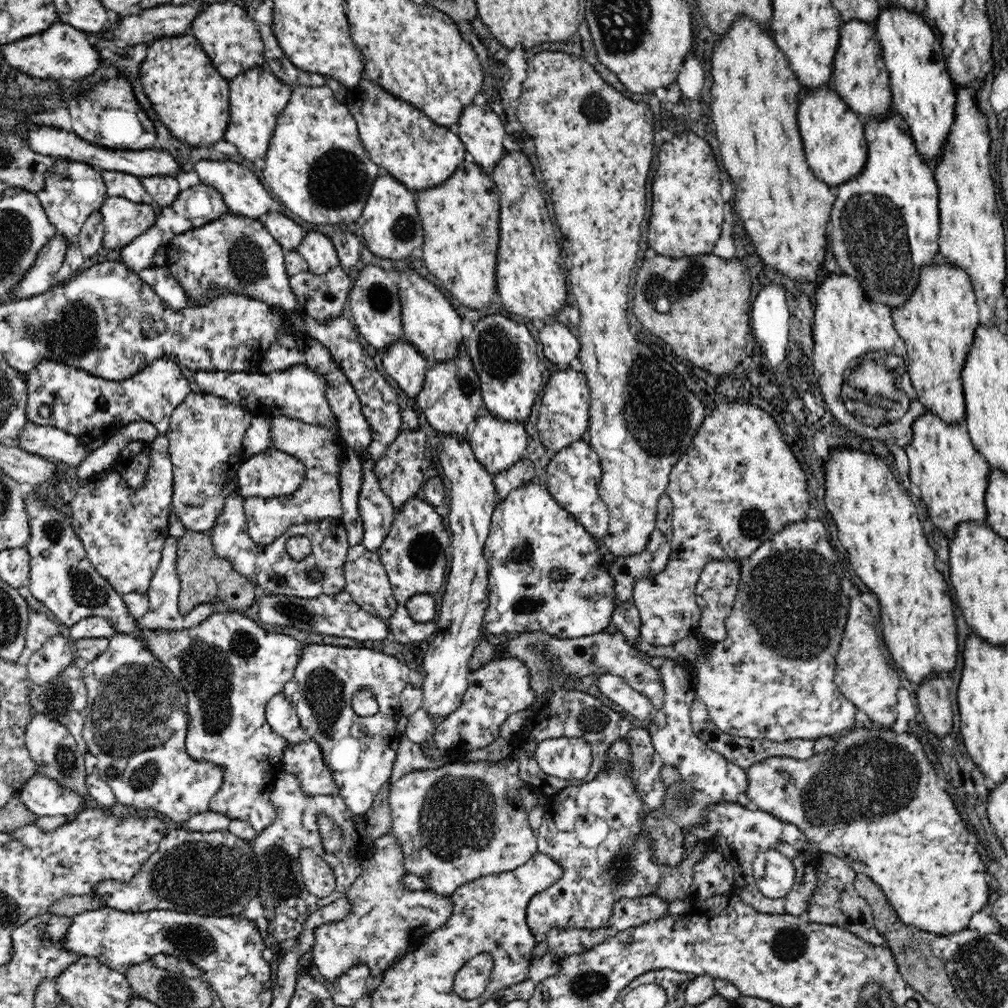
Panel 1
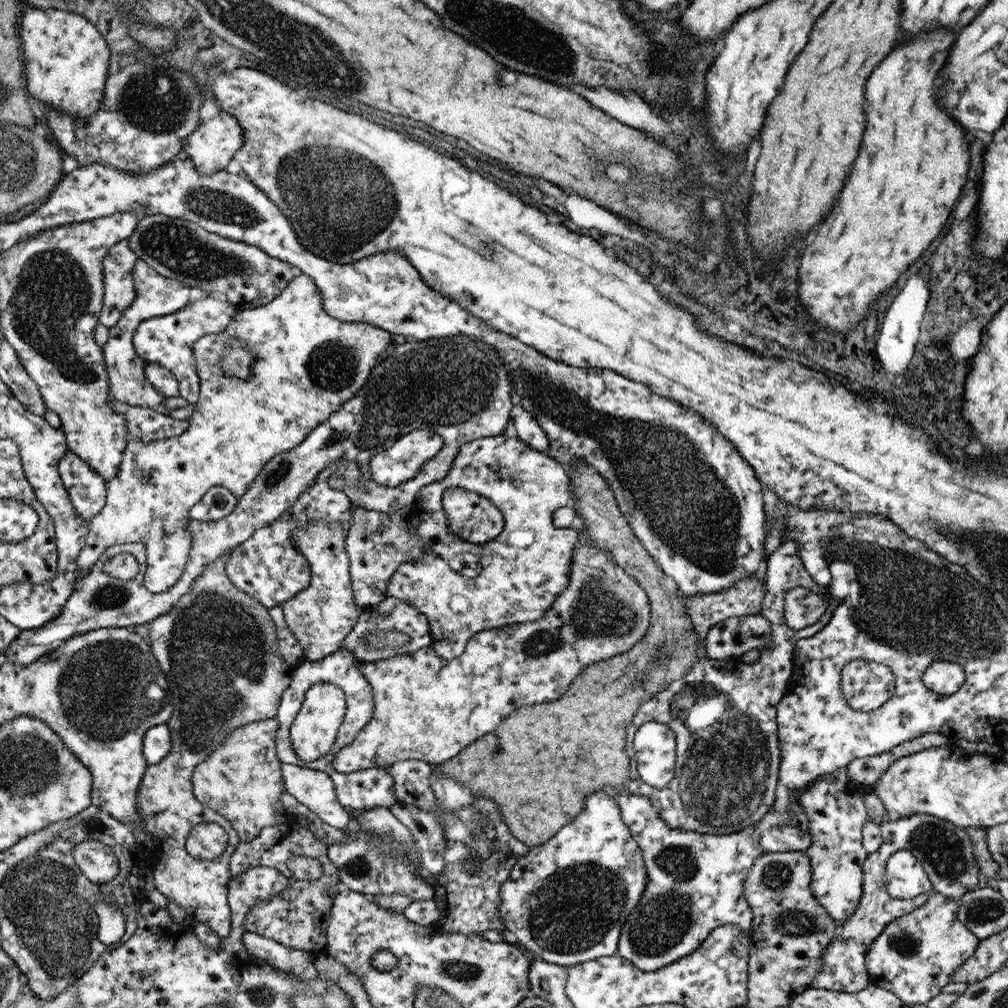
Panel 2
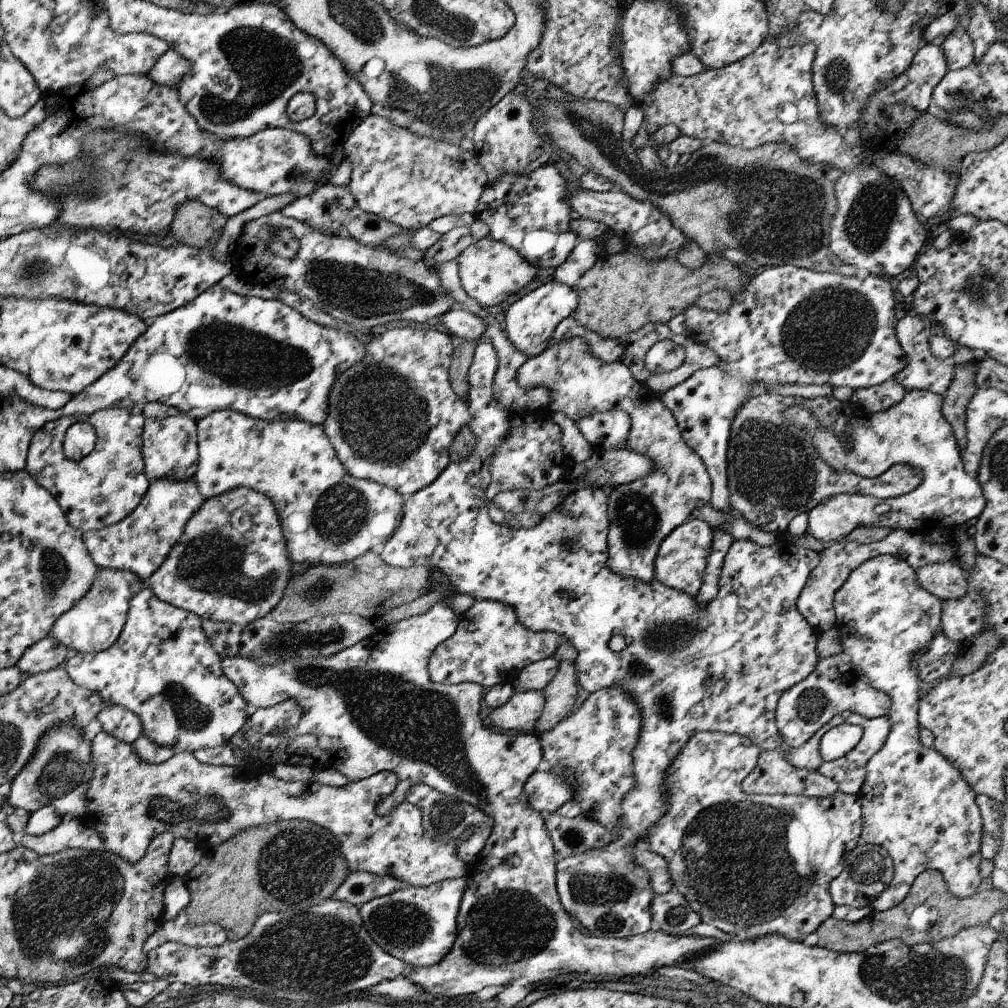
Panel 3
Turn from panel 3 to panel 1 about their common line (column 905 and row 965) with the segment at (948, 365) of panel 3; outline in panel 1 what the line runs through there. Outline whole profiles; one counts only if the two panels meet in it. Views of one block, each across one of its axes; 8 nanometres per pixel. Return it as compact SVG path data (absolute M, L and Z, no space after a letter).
M389 833L378 840L373 840L369 851L359 865L357 880L353 882L345 897L352 907L348 910L348 914L341 919L322 923L313 930L311 951L314 964L328 983L336 983L340 976L358 964L368 967L370 977L375 980L380 979L402 952L406 952L415 943L421 943L437 928L442 928L453 914L454 902L451 896L441 896L432 889L415 891L404 885L408 873L404 867L403 847L399 844L398 837Z

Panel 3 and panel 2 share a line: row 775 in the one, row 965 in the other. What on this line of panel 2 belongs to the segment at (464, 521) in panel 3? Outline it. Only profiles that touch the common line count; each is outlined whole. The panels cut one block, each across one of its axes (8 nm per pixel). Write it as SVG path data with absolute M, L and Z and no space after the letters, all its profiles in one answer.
M620 791L614 798L621 820L639 848L647 874L645 890L638 906L619 928L616 955L628 960L639 971L654 972L693 952L711 930L723 924L737 926L750 939L753 915L743 899L741 885L753 862L764 853L758 844L759 822L753 824L753 836L741 836L740 832L722 836L698 834L681 828L669 828L667 822L661 820L657 808L645 796Z

